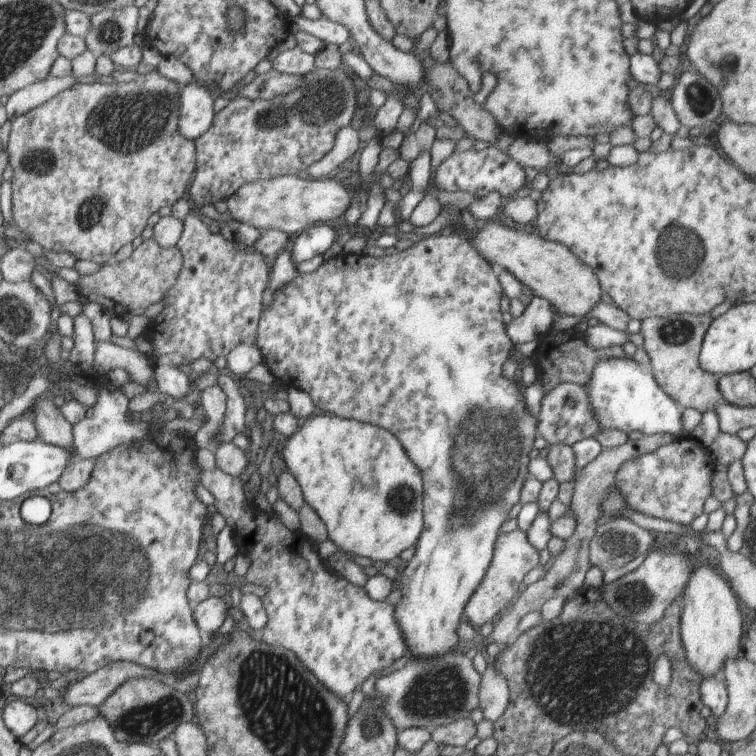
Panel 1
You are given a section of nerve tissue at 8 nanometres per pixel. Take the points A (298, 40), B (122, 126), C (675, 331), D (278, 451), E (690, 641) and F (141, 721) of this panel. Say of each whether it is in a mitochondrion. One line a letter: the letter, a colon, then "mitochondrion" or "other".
A: other
B: mitochondrion
C: mitochondrion
D: other
E: other
F: mitochondrion

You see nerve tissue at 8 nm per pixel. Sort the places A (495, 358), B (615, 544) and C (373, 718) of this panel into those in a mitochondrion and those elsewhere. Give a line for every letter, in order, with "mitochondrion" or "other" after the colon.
A: other
B: mitochondrion
C: mitochondrion

